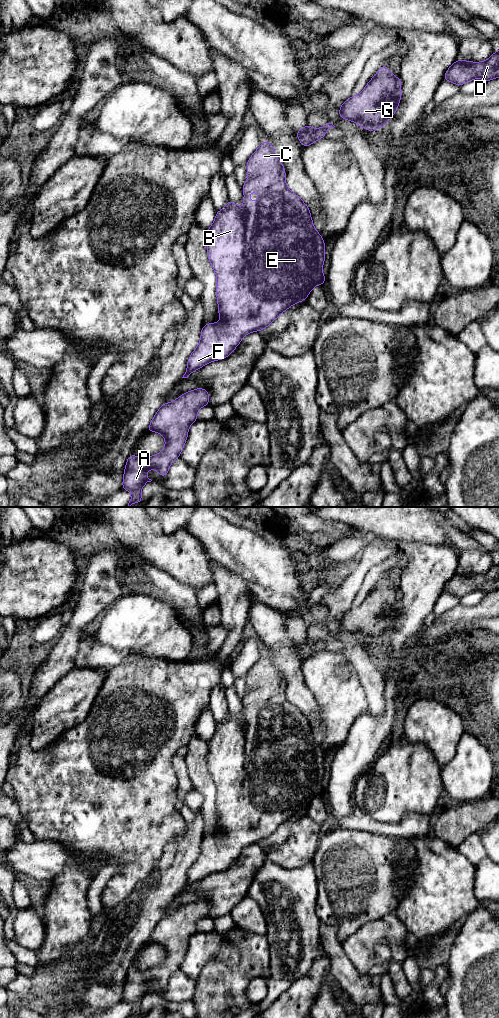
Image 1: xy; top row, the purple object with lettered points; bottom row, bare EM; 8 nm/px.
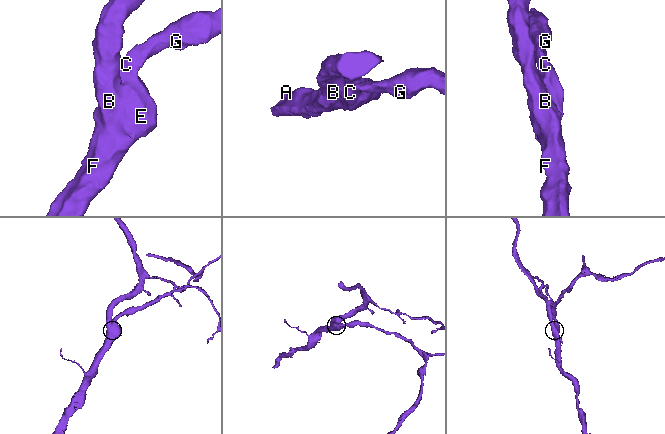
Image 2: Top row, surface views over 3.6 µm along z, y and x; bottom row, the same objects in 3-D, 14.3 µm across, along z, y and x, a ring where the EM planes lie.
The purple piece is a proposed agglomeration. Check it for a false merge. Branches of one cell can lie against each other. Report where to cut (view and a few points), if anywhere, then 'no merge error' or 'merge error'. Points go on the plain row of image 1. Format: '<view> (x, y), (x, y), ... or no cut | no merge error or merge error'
no cut | no merge error

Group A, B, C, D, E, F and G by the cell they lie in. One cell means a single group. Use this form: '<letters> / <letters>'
A B C D E F G

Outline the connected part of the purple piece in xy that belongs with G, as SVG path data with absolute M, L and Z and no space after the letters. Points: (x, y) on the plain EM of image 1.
M382 577L363 603L351 608L339 620L341 631L350 632L373 643L386 637L401 611L401 592Z

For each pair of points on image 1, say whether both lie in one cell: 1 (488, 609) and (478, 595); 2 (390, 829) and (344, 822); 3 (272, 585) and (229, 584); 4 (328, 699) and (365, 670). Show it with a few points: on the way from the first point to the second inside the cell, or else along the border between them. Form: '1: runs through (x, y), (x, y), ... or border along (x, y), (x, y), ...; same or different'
1: border along (486, 594), (474, 605), (464, 606), (460, 604); different
2: runs through (379, 828), (366, 823), (355, 823); same
3: border along (229, 569), (247, 582), (253, 595); different
4: border along (345, 656), (355, 669), (366, 698); different

